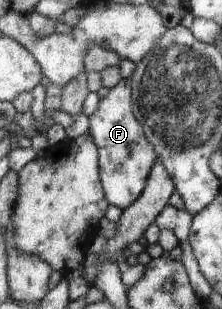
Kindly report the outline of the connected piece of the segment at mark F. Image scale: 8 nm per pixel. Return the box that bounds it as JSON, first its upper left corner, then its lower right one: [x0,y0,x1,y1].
[88,77,157,210]

